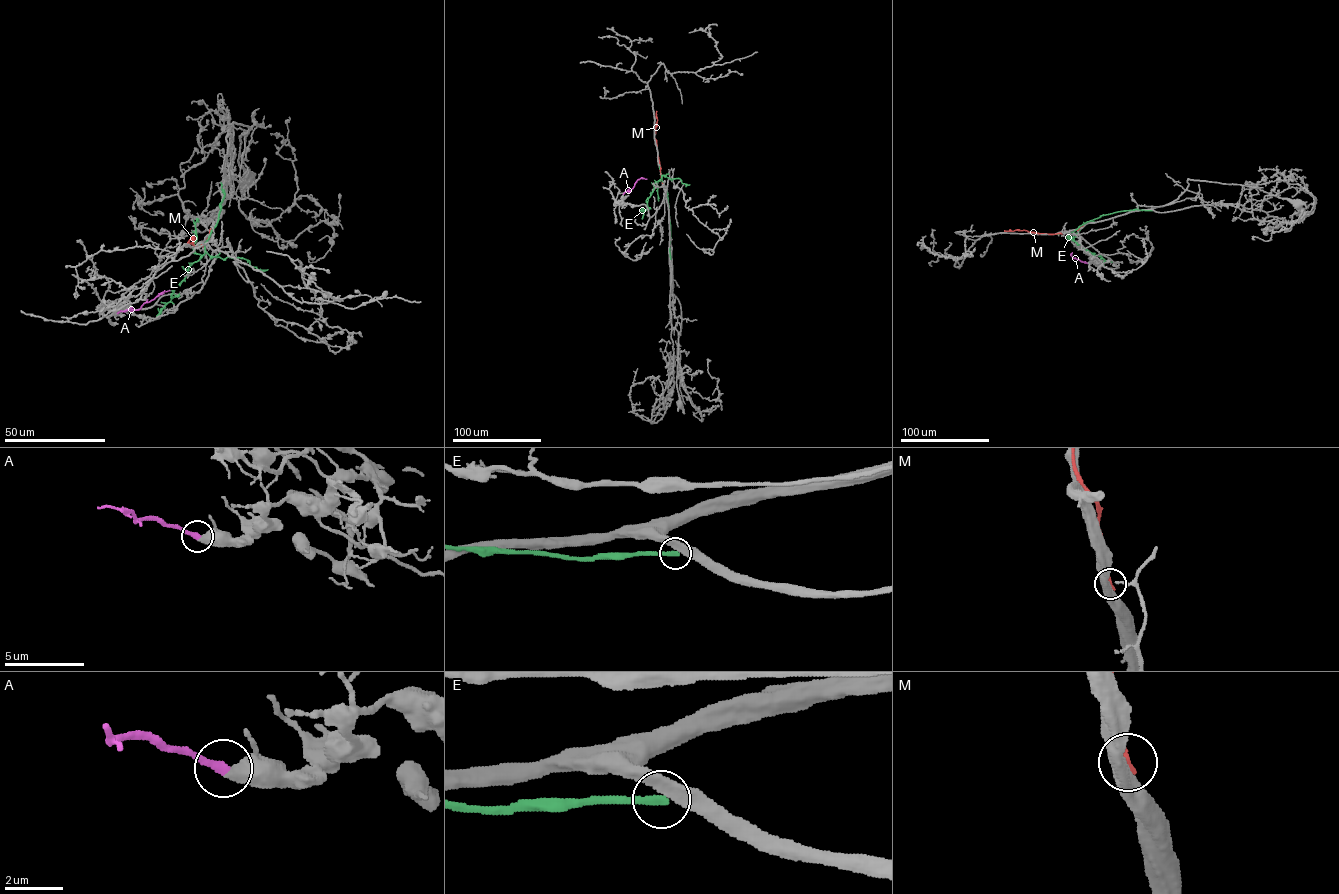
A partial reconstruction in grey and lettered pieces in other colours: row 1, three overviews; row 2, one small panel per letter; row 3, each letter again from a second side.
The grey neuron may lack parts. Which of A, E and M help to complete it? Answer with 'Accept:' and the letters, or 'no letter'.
Accept: A

